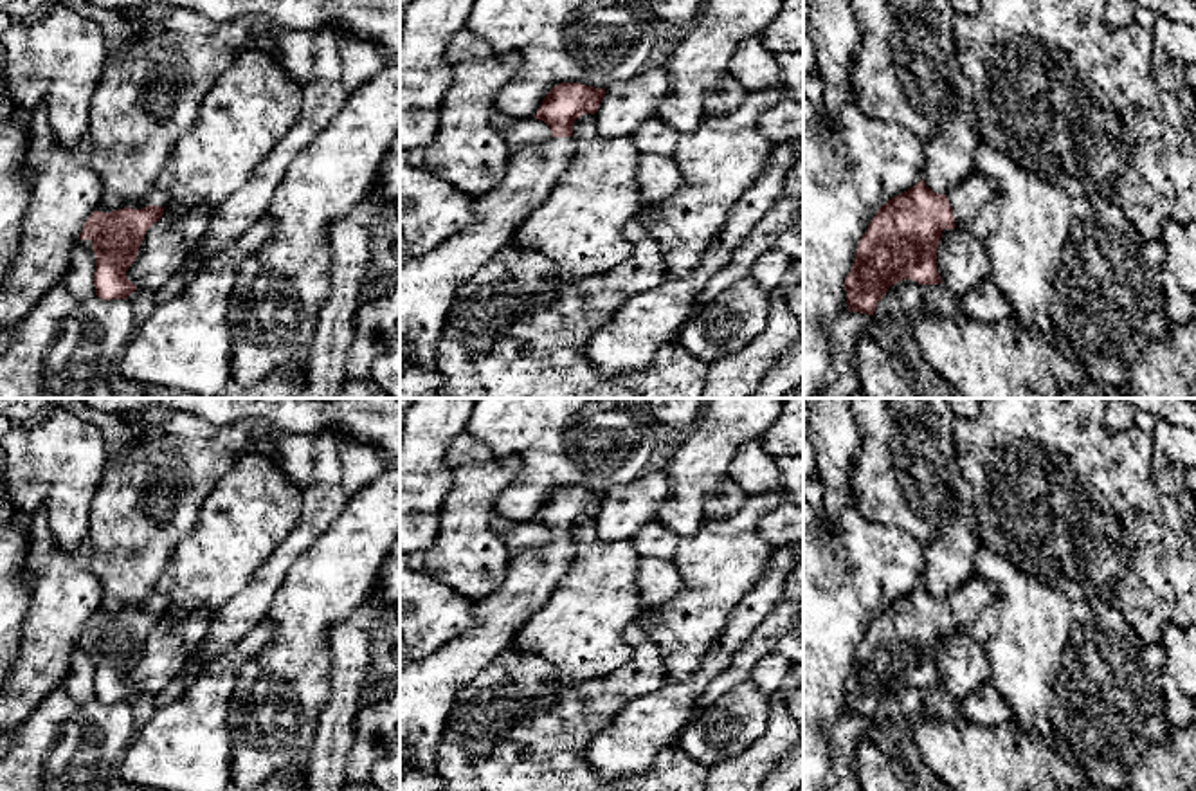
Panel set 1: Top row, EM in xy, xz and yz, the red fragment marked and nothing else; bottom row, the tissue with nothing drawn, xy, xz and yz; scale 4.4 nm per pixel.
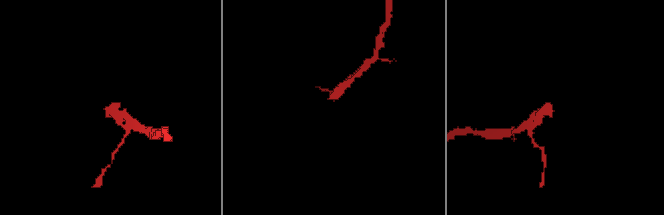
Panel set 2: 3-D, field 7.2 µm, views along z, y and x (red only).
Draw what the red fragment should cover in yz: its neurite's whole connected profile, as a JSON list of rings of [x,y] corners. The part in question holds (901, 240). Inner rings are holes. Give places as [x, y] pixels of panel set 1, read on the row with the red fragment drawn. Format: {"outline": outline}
{"outline": [[[971,175],[947,195],[933,193],[924,180],[888,200],[870,220],[857,243],[852,268],[845,279],[848,312],[874,315],[877,303],[892,285],[902,279],[919,285],[942,283],[937,272],[937,247],[944,229],[964,229],[980,209],[998,195],[994,178]]]}

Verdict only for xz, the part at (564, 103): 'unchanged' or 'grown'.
grown

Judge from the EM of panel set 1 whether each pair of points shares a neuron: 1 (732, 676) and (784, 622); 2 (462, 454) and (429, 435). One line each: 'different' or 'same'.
1: same
2: different

